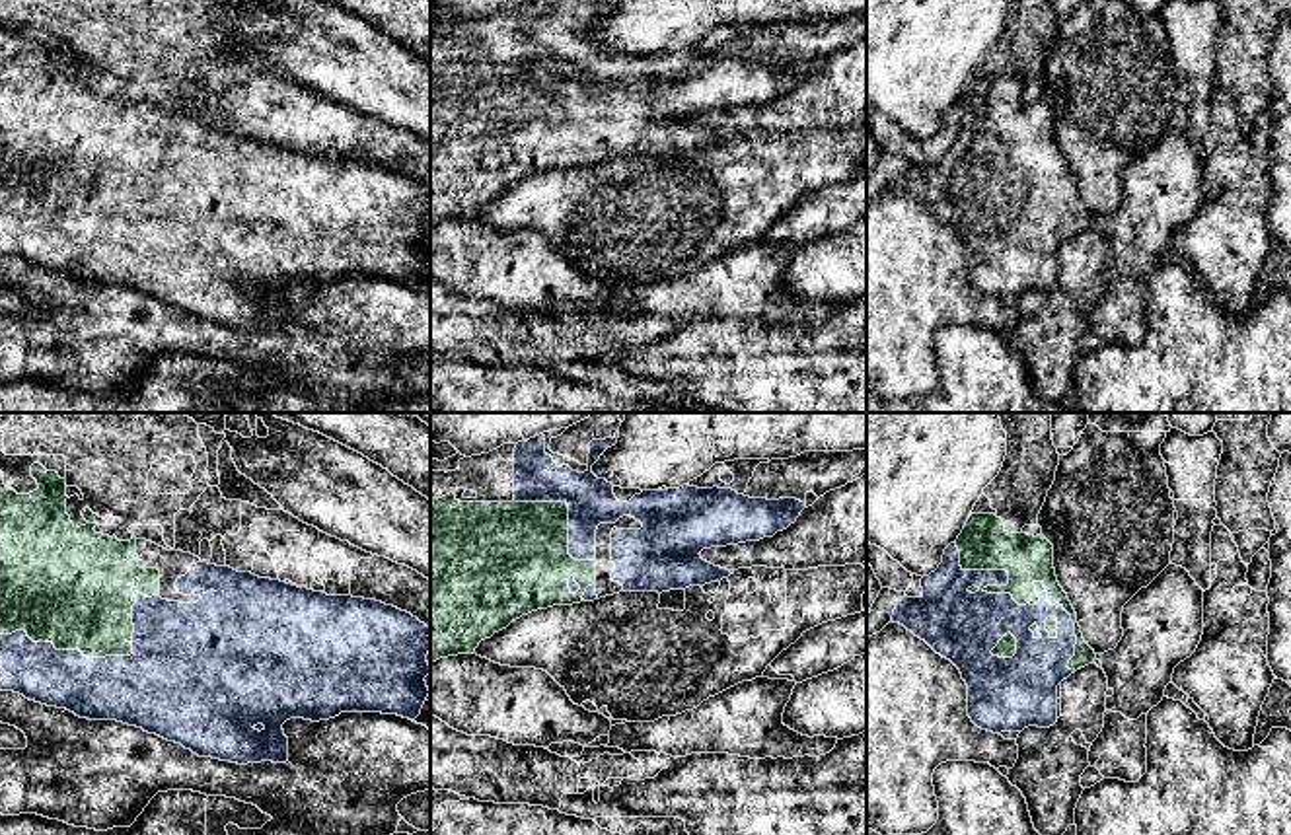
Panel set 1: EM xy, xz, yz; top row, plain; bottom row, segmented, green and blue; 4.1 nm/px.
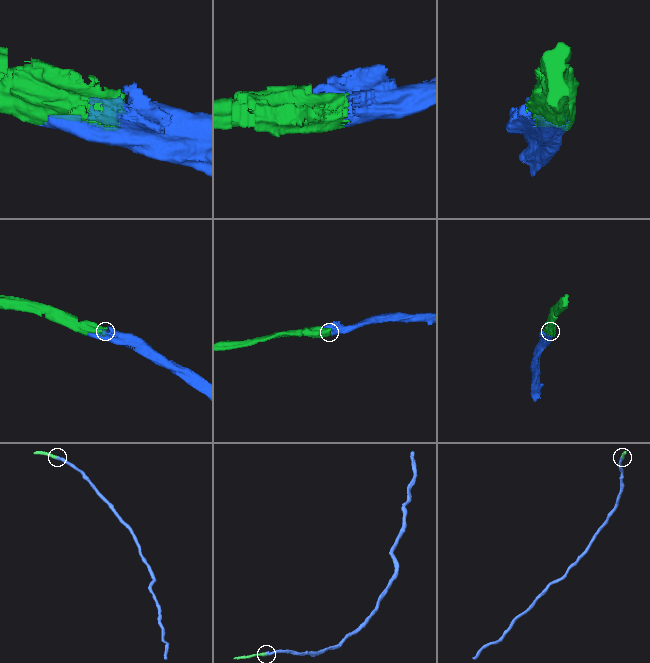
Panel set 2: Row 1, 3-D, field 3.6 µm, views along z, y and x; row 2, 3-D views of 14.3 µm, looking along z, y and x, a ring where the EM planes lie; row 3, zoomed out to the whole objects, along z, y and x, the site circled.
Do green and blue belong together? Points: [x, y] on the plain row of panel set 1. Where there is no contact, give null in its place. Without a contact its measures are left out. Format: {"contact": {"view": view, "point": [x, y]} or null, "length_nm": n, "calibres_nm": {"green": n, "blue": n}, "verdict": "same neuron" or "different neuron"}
{"contact": {"view": "yz", "point": [1021, 168]}, "length_nm": 750, "calibres_nm": {"green": 200, "blue": 280}, "verdict": "same neuron"}

